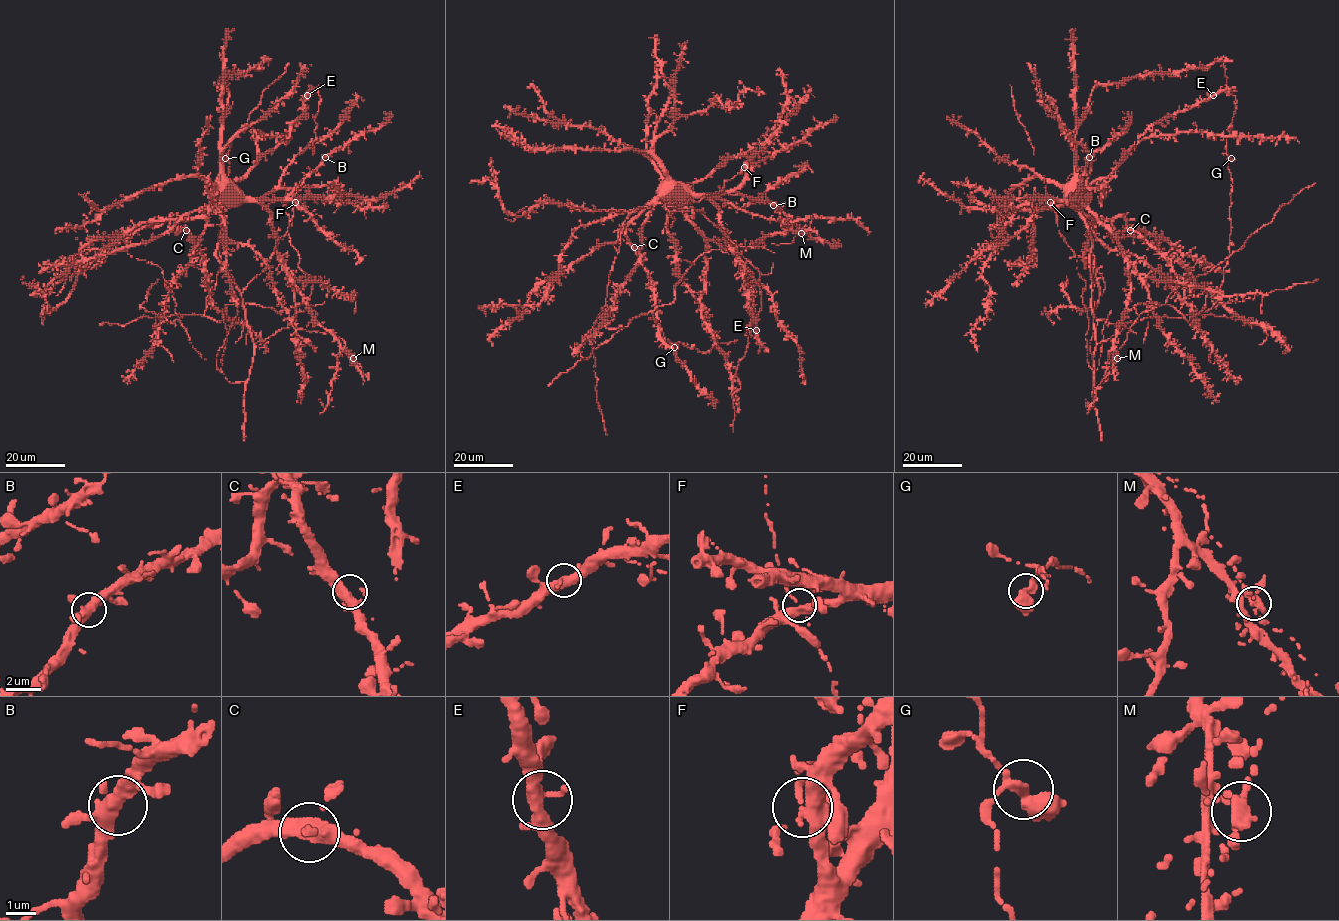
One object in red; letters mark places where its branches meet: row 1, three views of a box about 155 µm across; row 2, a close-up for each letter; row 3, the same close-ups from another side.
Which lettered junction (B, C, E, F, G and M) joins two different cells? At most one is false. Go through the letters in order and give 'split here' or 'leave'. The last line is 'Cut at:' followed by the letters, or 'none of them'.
B: leave
C: leave
E: leave
F: leave
G: leave
M: leave
Cut at: none of them

